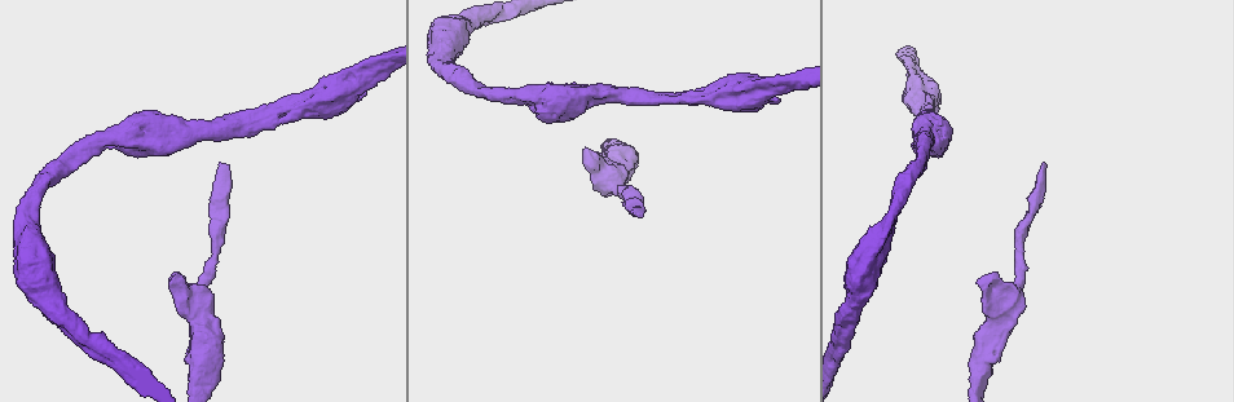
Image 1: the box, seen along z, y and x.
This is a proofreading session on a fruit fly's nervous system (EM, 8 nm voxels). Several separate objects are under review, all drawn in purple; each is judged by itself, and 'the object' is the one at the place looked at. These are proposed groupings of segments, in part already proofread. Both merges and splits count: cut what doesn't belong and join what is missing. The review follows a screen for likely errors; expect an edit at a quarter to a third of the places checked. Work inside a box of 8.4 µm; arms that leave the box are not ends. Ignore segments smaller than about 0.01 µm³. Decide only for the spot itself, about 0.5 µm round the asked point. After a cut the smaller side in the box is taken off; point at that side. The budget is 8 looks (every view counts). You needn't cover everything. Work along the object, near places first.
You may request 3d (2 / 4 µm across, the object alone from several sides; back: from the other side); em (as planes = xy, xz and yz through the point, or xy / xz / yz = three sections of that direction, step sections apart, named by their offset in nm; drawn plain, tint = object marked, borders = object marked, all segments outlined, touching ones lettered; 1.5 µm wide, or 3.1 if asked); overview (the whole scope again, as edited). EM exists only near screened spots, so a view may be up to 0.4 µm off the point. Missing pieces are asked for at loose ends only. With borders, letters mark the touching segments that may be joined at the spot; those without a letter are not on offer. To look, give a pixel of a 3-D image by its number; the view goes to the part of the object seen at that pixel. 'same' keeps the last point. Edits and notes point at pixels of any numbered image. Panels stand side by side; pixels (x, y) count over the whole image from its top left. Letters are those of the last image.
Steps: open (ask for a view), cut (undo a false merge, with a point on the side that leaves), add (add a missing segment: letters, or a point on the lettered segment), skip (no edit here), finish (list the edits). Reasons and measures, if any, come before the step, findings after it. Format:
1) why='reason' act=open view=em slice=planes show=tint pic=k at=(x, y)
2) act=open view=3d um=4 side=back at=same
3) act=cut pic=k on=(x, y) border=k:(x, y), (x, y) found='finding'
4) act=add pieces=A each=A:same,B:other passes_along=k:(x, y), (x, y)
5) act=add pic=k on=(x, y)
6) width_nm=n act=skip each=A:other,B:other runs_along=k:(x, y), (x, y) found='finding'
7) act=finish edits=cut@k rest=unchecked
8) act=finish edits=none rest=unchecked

why='sudden change in width' act=open view=em slice=planes show=borders pic=1 at=(769, 87)

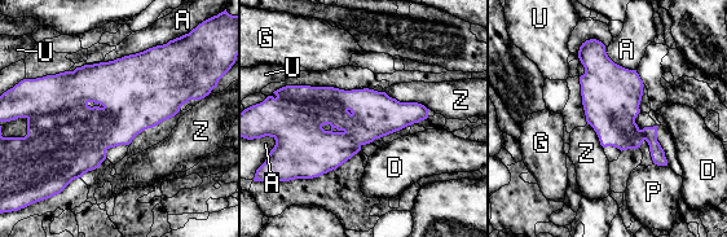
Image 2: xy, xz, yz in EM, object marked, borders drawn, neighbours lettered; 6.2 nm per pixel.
width_nm=360 act=skip each=A:other,D:other,G:other,P:other,U:other,Z:other found='one cell here'

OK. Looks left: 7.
why='free end' act=open view=em slice=planes show=borders pic=1 at=(1041, 164)

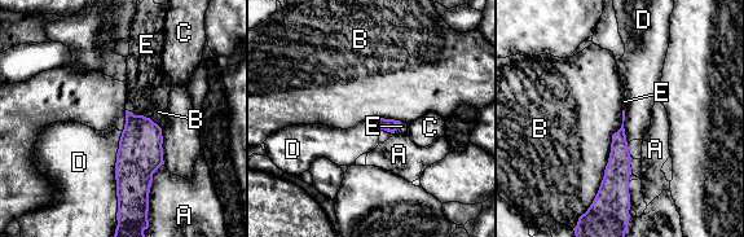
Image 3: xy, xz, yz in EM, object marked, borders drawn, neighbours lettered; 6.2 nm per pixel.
act=add pieces=E each=A:other,B:other,C:other,D:other,E:same passes_along=3:(140, 152), (132, 113), (141, 74) found='the cell continues'

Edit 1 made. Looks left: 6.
why='see it whole again' act=open view=overview

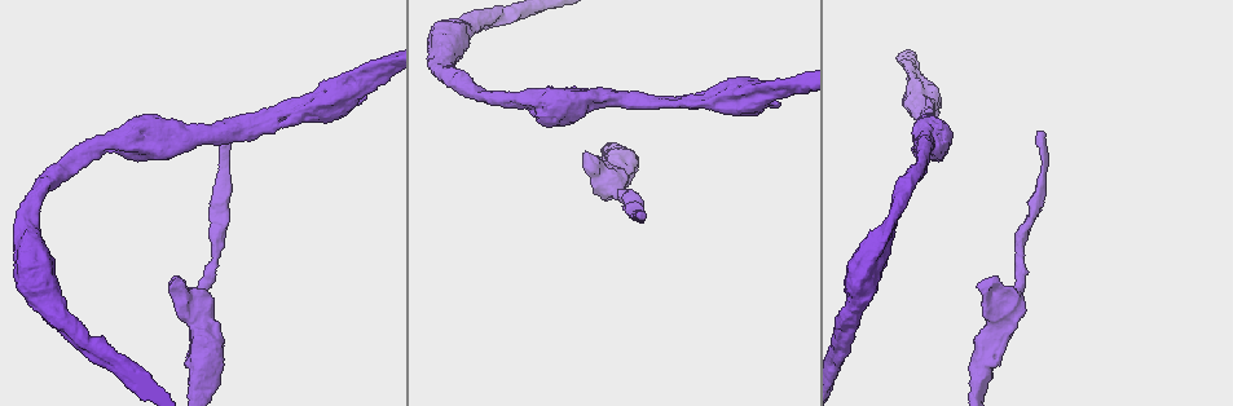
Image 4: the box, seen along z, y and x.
why='a narrow waist' act=open view=3d um=2 pic=4 at=(631, 191)

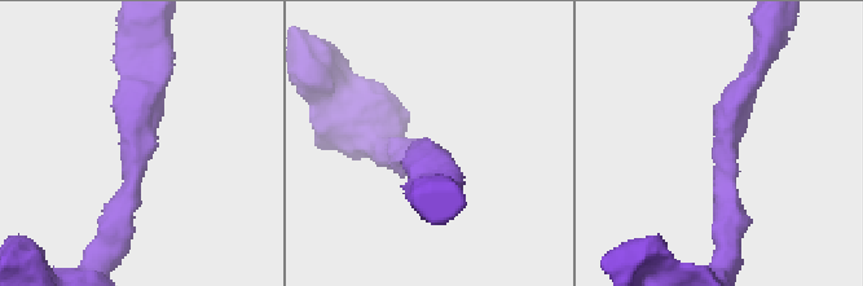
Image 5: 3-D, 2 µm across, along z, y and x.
arm_widths_nm=200,260 act=open view=em slice=planes show=tint pic=5 at=(134, 170)

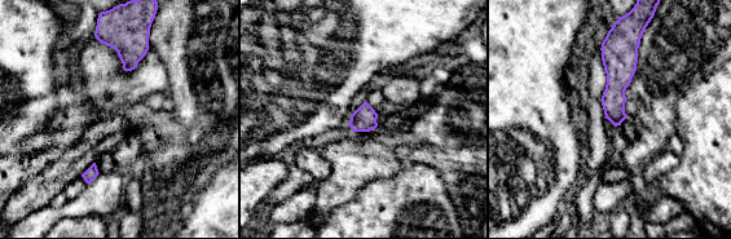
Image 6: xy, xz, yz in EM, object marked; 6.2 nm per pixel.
act=open view=em slice=planes show=borders at=same

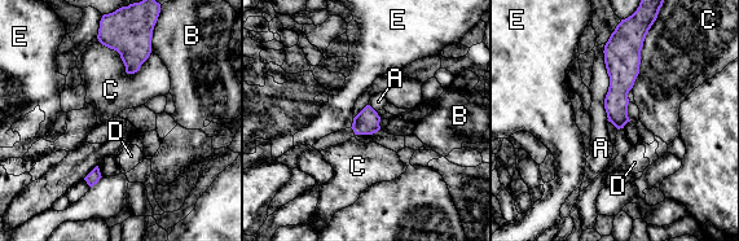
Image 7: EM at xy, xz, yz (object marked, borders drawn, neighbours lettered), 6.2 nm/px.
longest_contact=A:480nm act=skip each=A:other,B:other,C:other,D:other,E:other found='one cell here'

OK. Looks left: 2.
act=finish edits=add@3 rest=unchecked

